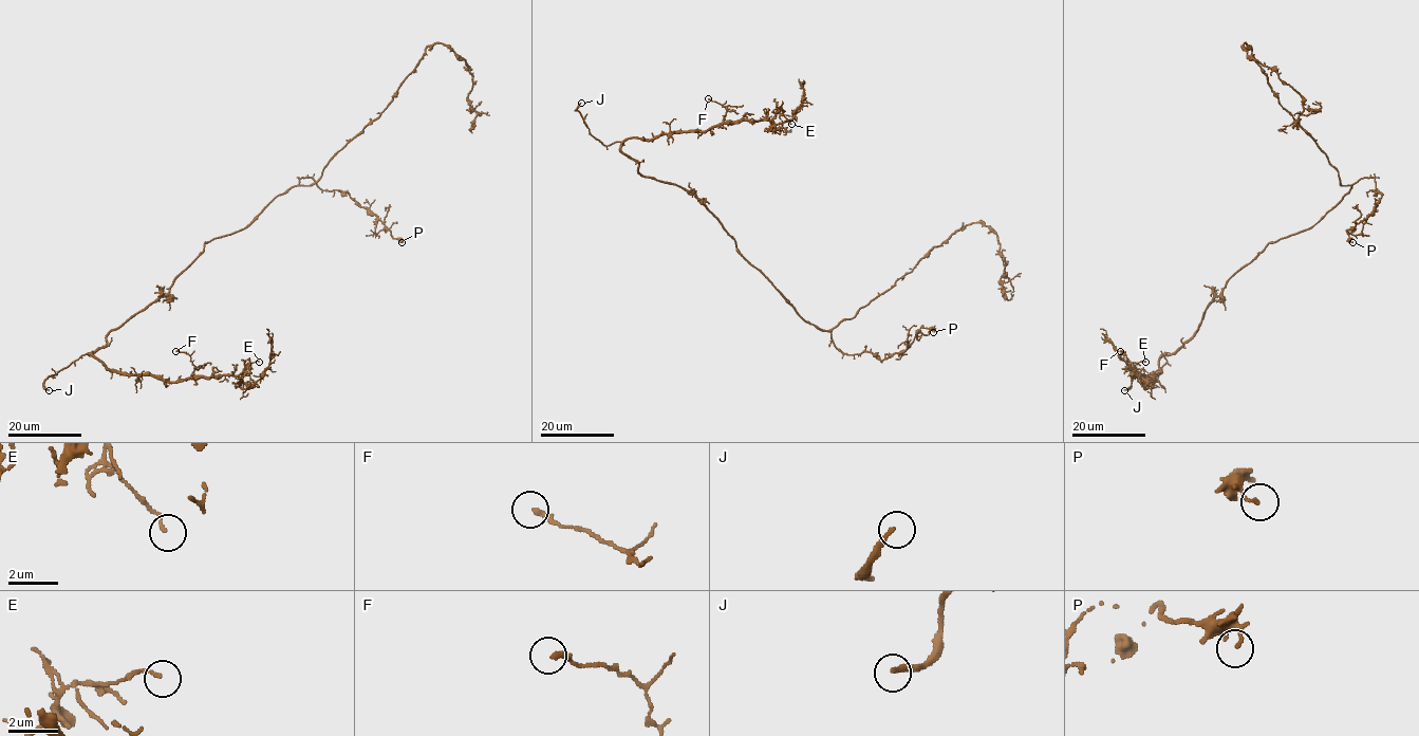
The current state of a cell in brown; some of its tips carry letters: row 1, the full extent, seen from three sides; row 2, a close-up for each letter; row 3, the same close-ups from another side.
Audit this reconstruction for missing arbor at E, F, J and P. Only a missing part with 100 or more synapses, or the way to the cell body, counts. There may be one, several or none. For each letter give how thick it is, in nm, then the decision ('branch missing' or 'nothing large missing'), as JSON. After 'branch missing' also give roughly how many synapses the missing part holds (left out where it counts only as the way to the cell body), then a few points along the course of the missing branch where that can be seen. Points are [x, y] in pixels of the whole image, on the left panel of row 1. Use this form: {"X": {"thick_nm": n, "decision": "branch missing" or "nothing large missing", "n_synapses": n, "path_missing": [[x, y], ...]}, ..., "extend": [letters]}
{"E": {"thick_nm": 110, "decision": "nothing large missing"}, "F": {"thick_nm": 240, "decision": "nothing large missing"}, "J": {"thick_nm": 200, "decision": "branch missing"}, "P": {"thick_nm": 90, "decision": "nothing large missing"}, "extend": ["J"]}

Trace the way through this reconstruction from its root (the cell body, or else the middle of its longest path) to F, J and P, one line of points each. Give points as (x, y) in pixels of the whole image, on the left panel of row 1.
F: (225, 235), (207, 241), (165, 295), (89, 354), (119, 371), (187, 380), (193, 365), (175, 351)
J: (225, 235), (207, 241), (169, 291), (113, 329), (103, 346), (50, 375), (44, 382), (49, 390)
P: (225, 235), (244, 228), (276, 197), (296, 186), (301, 178), (311, 177), (322, 189), (346, 191), (402, 242)

